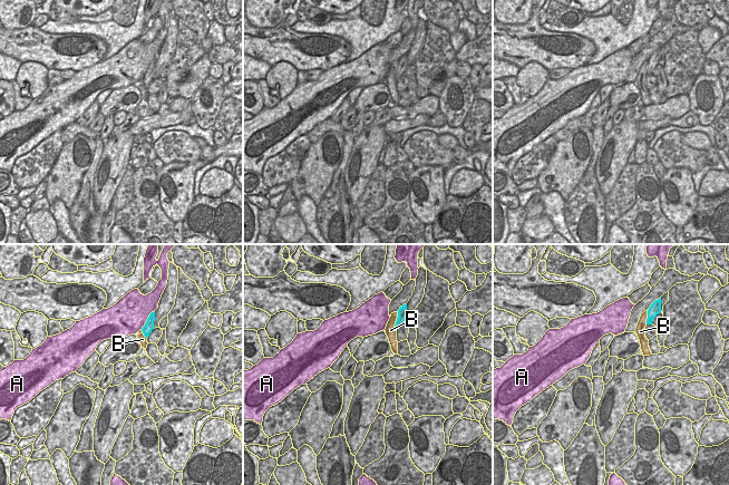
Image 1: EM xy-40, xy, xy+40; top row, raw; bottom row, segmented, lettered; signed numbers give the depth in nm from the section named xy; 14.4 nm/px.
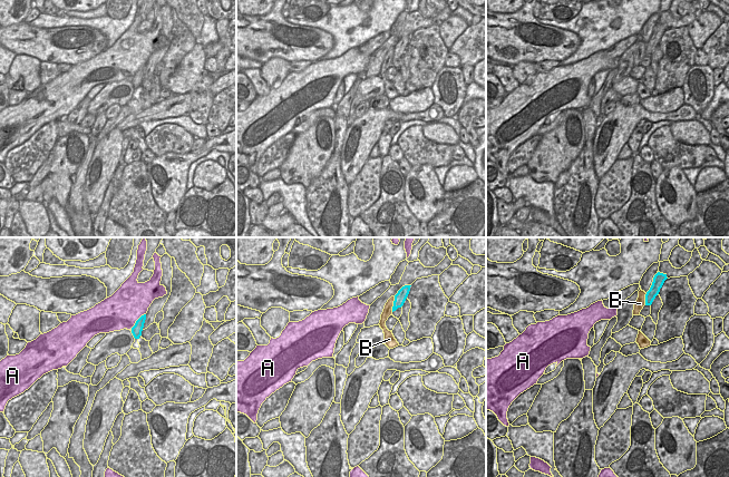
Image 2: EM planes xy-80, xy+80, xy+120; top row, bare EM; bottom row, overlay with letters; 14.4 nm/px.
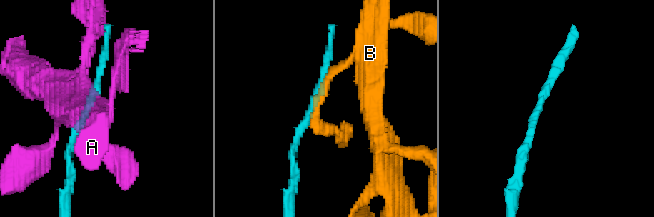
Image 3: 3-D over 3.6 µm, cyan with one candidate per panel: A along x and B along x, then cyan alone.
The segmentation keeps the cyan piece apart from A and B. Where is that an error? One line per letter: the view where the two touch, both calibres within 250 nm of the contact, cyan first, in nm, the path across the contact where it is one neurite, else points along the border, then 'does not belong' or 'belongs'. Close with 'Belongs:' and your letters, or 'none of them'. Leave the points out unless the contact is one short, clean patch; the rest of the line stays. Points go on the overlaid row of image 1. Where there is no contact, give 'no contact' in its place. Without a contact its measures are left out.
A: xy-40 | 140/480 nm | does not belong
B: xy | 140/160 nm | does not belong
Belongs: none of them

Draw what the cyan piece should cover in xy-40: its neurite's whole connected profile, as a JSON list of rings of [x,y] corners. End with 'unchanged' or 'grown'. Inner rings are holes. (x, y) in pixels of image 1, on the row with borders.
[[[155,311],[149,314],[145,326],[142,329],[142,331],[146,338],[148,338],[149,333],[154,329],[154,320],[155,320]]]; unchanged

